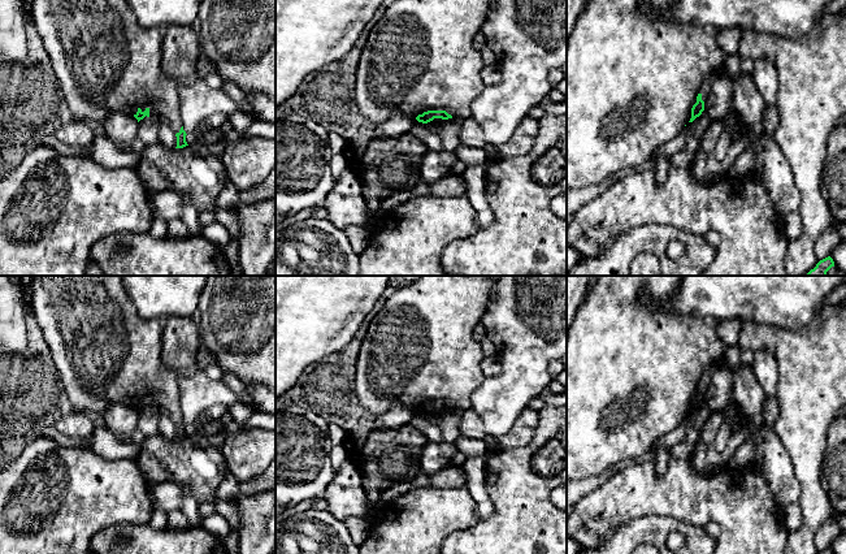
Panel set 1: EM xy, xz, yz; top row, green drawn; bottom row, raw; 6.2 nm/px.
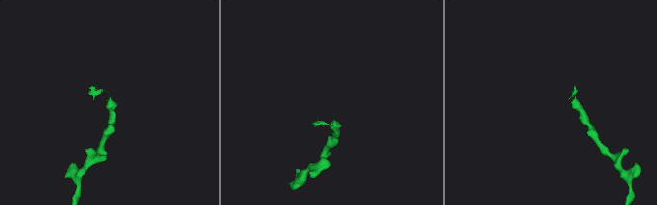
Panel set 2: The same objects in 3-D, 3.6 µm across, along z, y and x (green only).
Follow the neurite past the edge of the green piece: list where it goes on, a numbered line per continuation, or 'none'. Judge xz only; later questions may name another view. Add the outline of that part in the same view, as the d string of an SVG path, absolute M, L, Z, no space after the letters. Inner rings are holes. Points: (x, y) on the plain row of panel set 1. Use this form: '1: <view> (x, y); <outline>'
1: xz (420, 347); M420 276L416 281L399 287L370 321L356 359L355 391L365 411L372 412L376 416L385 414L395 406L405 406L416 411L418 406L428 402L446 402L452 408L469 408L472 394L486 378L481 367L485 355L481 343L473 338L473 330L481 324L482 316L486 312L493 285L494 281L491 276Z

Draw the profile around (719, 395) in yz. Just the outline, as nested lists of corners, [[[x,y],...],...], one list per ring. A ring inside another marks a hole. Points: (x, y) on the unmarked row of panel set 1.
[[[724,362],[713,372],[704,403],[712,411],[723,412],[733,402],[733,371]]]

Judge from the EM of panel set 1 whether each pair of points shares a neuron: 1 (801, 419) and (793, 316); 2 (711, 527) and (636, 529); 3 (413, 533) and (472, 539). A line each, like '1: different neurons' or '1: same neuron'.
1: different neurons
2: different neurons
3: different neurons

